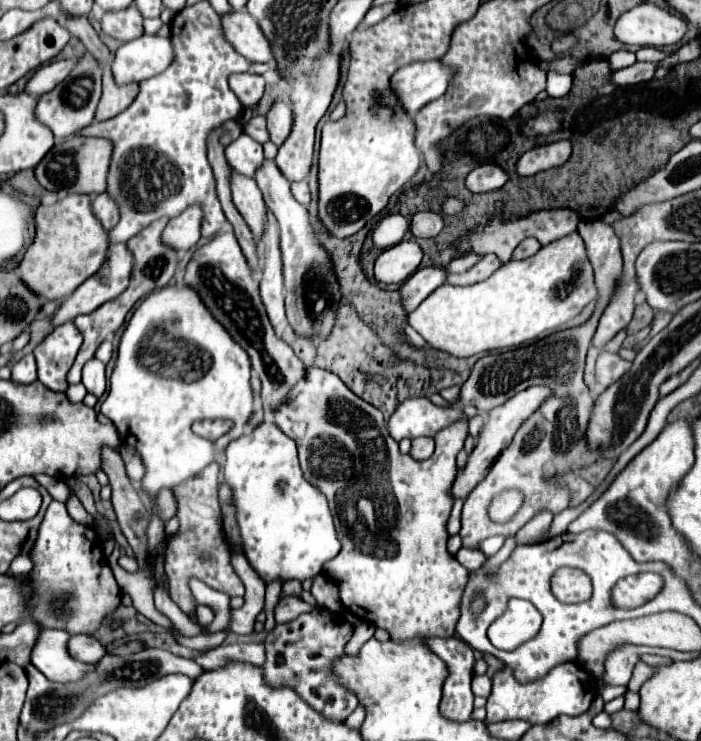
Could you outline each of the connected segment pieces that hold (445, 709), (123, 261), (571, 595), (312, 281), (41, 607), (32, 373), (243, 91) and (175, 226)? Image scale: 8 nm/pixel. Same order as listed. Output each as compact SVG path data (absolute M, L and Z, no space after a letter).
M458 636L430 638L428 646L448 664L450 670L450 676L444 682L444 696L440 702L442 714L456 722L470 720L472 700L474 700L474 694L470 690L472 666L474 666L472 648L466 642L462 642Z
M112 244L108 248L108 260L102 264L102 268L94 276L90 276L74 294L70 294L66 300L60 302L58 310L52 316L52 326L56 328L56 326L60 326L60 324L64 324L68 320L74 320L80 314L90 314L98 306L102 306L104 302L114 300L116 296L120 296L128 288L130 272L132 272L132 254L128 252L126 244Z
M558 568L550 580L552 594L566 604L582 602L592 596L592 582L578 568Z
M264 160L256 170L256 184L264 194L268 210L276 216L280 224L280 248L284 264L284 288L286 288L286 314L290 326L302 336L328 336L334 326L336 302L340 300L338 280L332 272L332 260L328 252L318 244L316 236L310 230L310 220L306 208L294 200L290 194L290 182L276 168L274 160Z
M52 500L52 504L48 506L44 520L38 528L38 536L36 536L36 544L32 548L32 556L30 560L34 562L32 572L28 574L12 574L8 572L8 576L14 576L16 580L26 580L28 584L32 584L36 588L36 600L32 602L32 616L28 616L32 622L40 624L40 628L58 628L68 632L70 636L74 634L90 634L94 636L102 624L102 620L106 616L110 616L118 606L120 606L120 586L114 580L114 574L108 566L108 560L102 554L102 540L98 536L98 532L94 528L82 526L78 522L74 522L68 512L64 502Z
M26 354L12 366L12 380L20 384L30 384L36 380L36 360L34 354Z
M252 72L232 74L228 78L228 84L232 92L236 92L242 106L254 106L264 94L264 78Z
M190 206L186 212L166 224L162 232L162 242L168 244L168 248L176 248L176 252L186 252L194 248L200 240L200 222L202 210L198 206Z

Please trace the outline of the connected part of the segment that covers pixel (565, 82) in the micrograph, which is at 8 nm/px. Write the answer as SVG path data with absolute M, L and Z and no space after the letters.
M548 72L548 86L546 92L554 98L558 96L566 96L572 88L572 76L570 74L556 74L556 72Z

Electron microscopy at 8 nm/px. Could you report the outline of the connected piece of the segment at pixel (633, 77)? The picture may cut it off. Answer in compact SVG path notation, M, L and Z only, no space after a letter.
M636 62L630 68L622 68L618 72L612 74L612 82L616 86L628 86L628 84L638 84L638 82L646 82L654 76L656 64L652 62Z

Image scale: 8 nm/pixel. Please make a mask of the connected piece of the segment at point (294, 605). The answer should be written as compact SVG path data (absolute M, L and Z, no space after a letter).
M284 598L278 602L278 606L274 608L274 618L276 622L290 622L294 620L296 616L300 616L302 612L310 612L314 610L314 606L306 604L304 600L298 600L298 598Z

